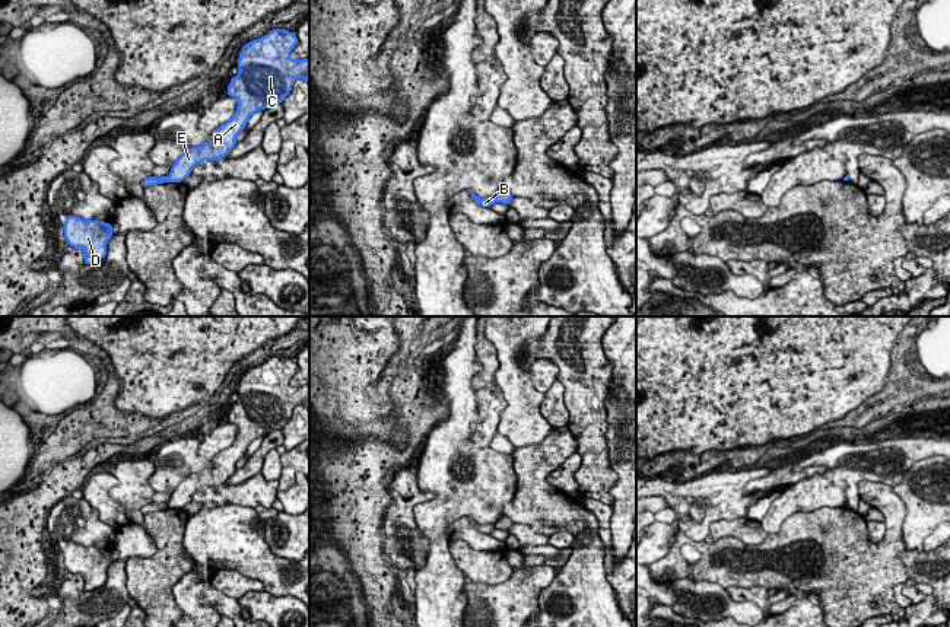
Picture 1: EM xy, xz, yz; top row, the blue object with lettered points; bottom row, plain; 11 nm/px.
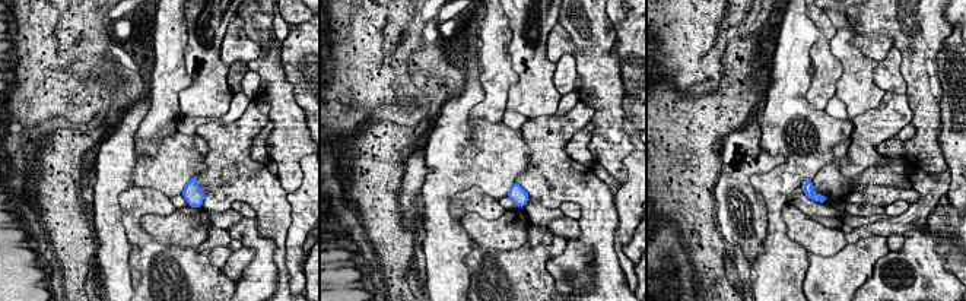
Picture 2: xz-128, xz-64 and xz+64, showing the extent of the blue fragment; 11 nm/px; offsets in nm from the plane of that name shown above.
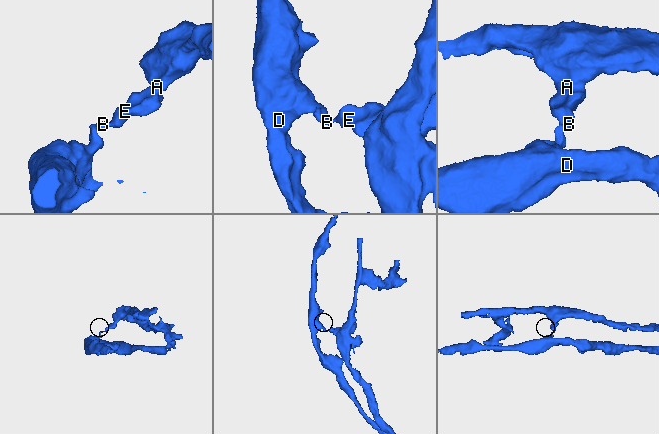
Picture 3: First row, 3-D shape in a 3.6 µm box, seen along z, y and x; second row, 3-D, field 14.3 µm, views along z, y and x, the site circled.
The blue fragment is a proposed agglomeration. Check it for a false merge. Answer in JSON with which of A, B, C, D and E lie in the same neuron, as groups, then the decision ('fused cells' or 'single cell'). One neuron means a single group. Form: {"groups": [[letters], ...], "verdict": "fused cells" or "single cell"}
{"groups": [["A", "C", "E"], ["B", "D"]], "verdict": "fused cells"}

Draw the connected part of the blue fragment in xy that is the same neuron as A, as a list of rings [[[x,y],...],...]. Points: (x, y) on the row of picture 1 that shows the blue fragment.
[[[273,29],[242,45],[236,63],[239,73],[228,86],[228,96],[238,101],[233,117],[212,133],[210,143],[191,147],[177,159],[169,182],[182,182],[200,162],[226,157],[252,114],[282,104],[296,79],[309,82],[309,60],[290,58],[298,41],[290,31]]]

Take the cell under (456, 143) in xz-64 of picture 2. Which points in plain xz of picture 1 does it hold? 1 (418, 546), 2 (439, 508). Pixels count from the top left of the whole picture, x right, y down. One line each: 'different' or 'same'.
1: different
2: same

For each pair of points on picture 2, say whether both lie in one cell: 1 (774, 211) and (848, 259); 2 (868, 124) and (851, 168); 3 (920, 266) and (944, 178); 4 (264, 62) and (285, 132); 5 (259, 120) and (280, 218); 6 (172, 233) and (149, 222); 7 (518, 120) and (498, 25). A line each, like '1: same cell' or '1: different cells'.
1: different cells
2: same cell
3: different cells
4: same cell
5: same cell
6: same cell
7: different cells

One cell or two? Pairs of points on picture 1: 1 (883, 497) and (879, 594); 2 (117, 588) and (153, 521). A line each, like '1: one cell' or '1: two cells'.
1: one cell
2: two cells

